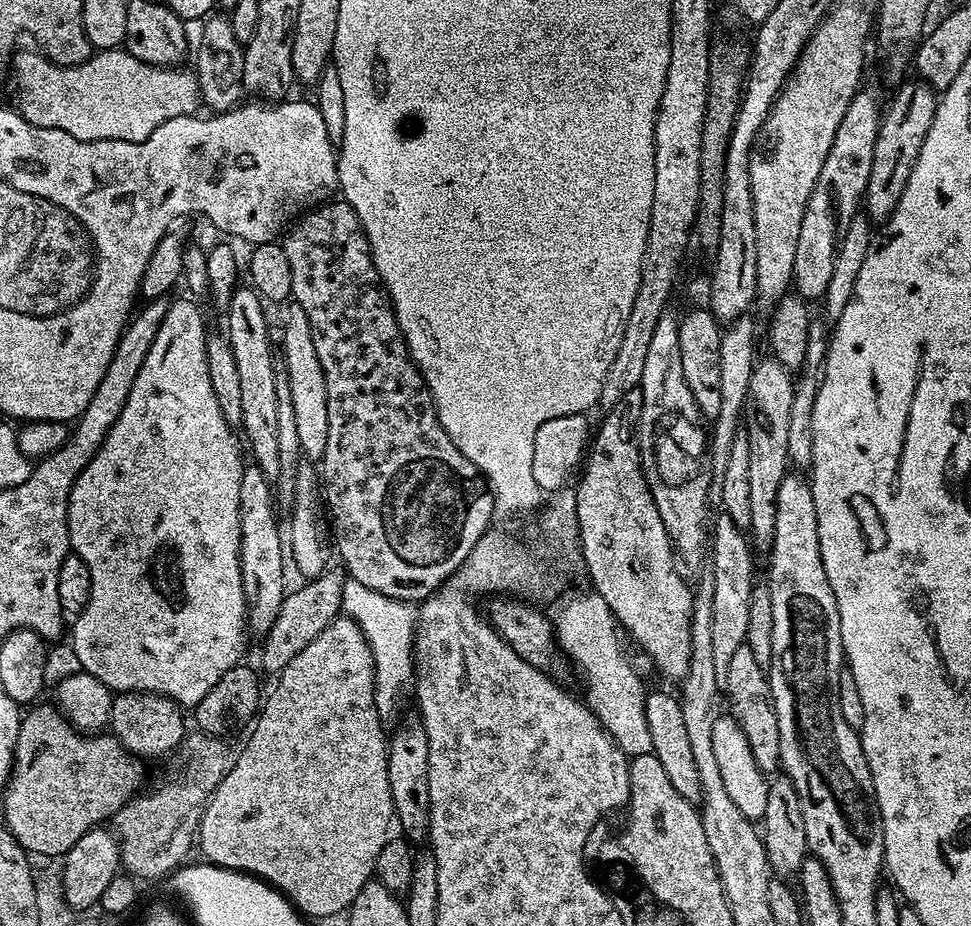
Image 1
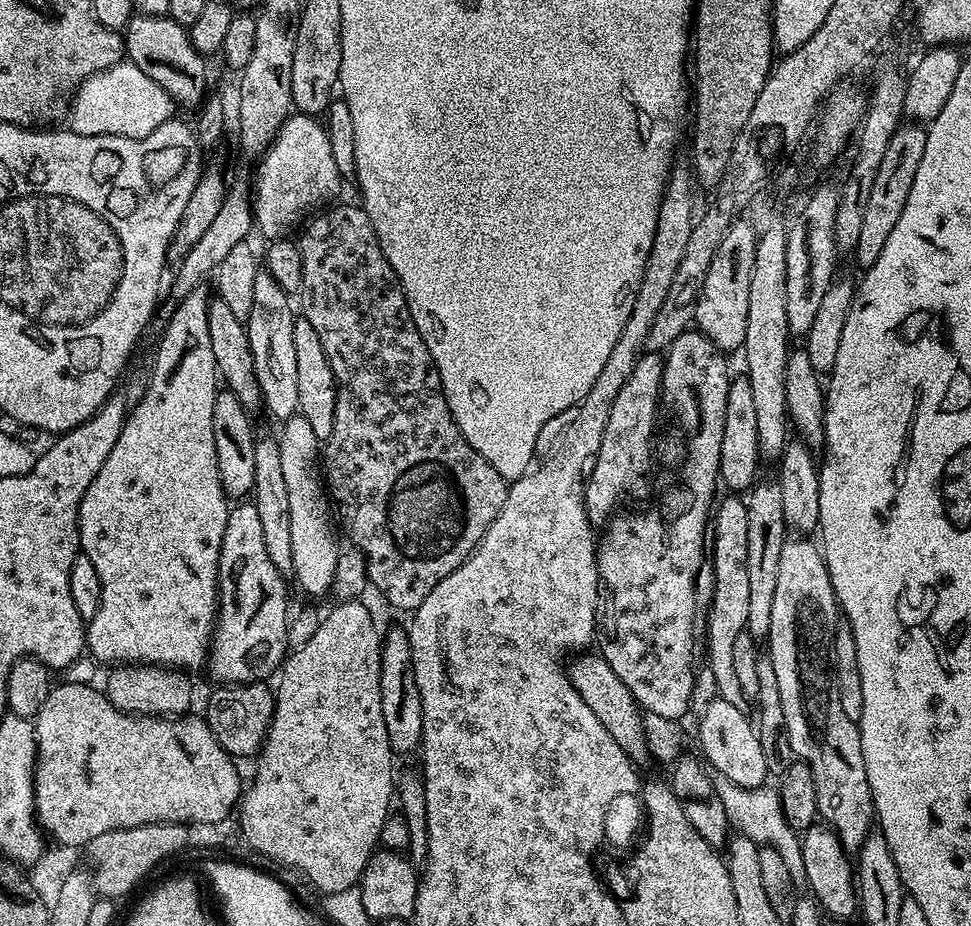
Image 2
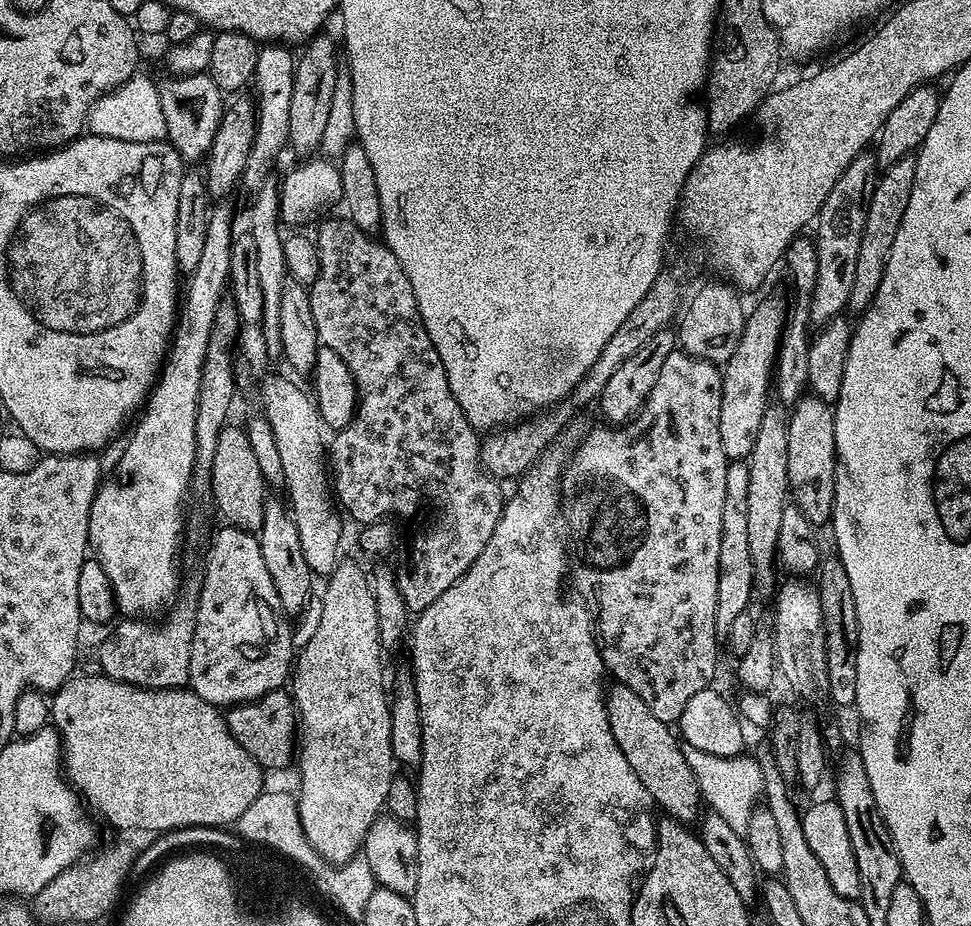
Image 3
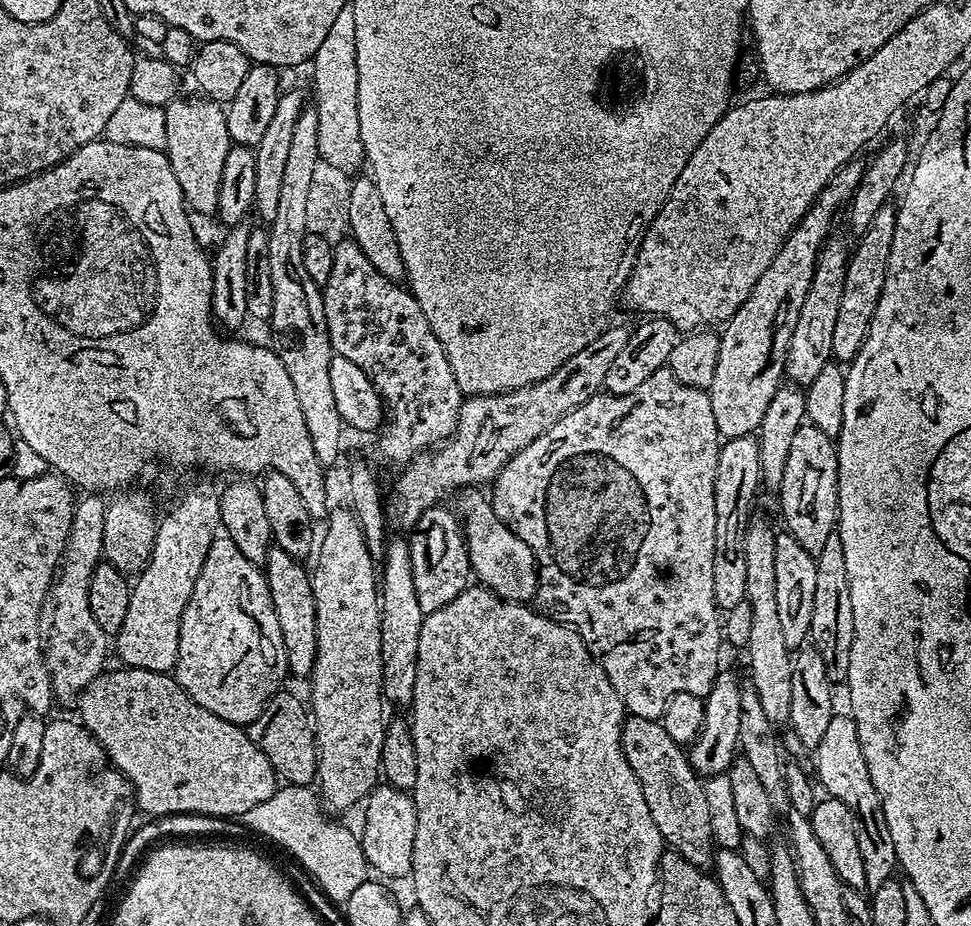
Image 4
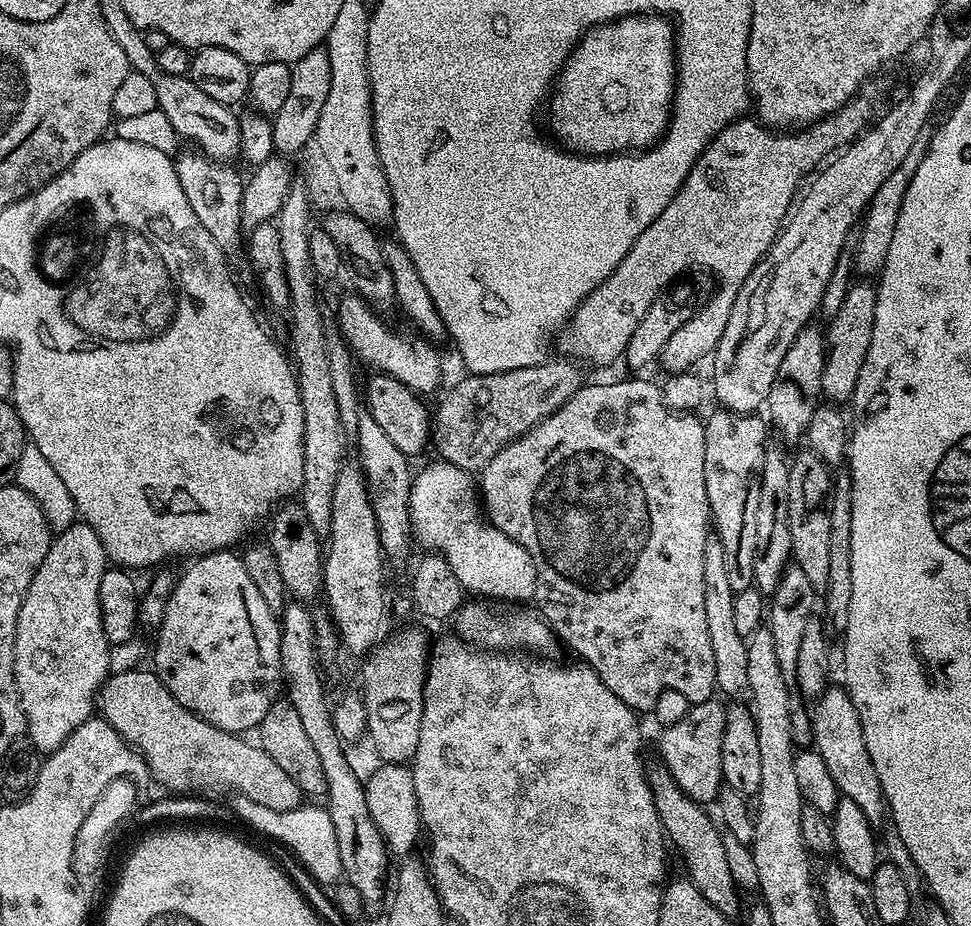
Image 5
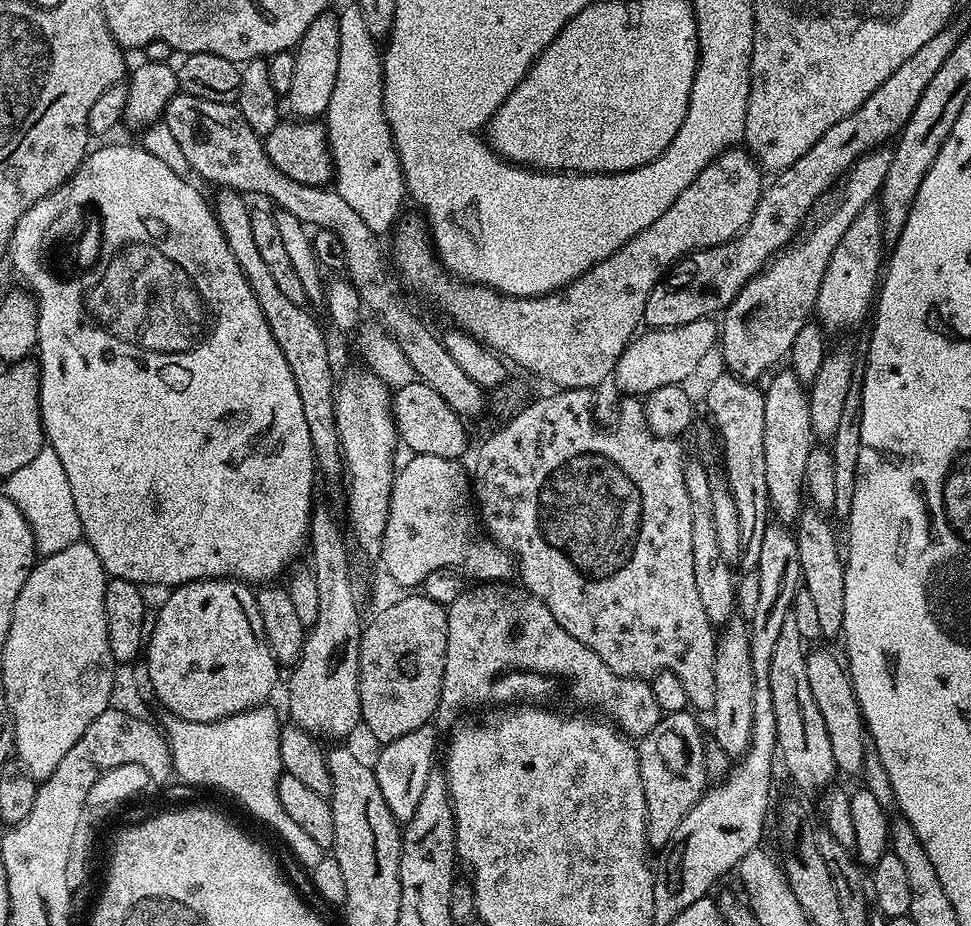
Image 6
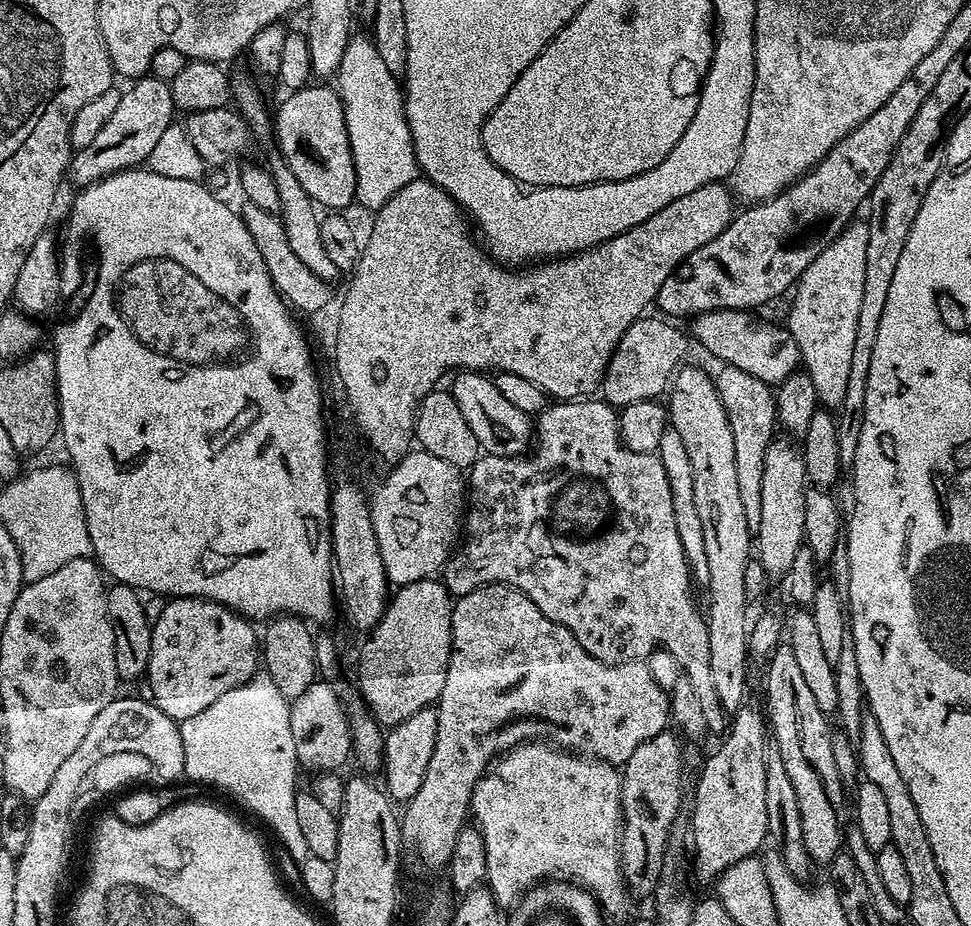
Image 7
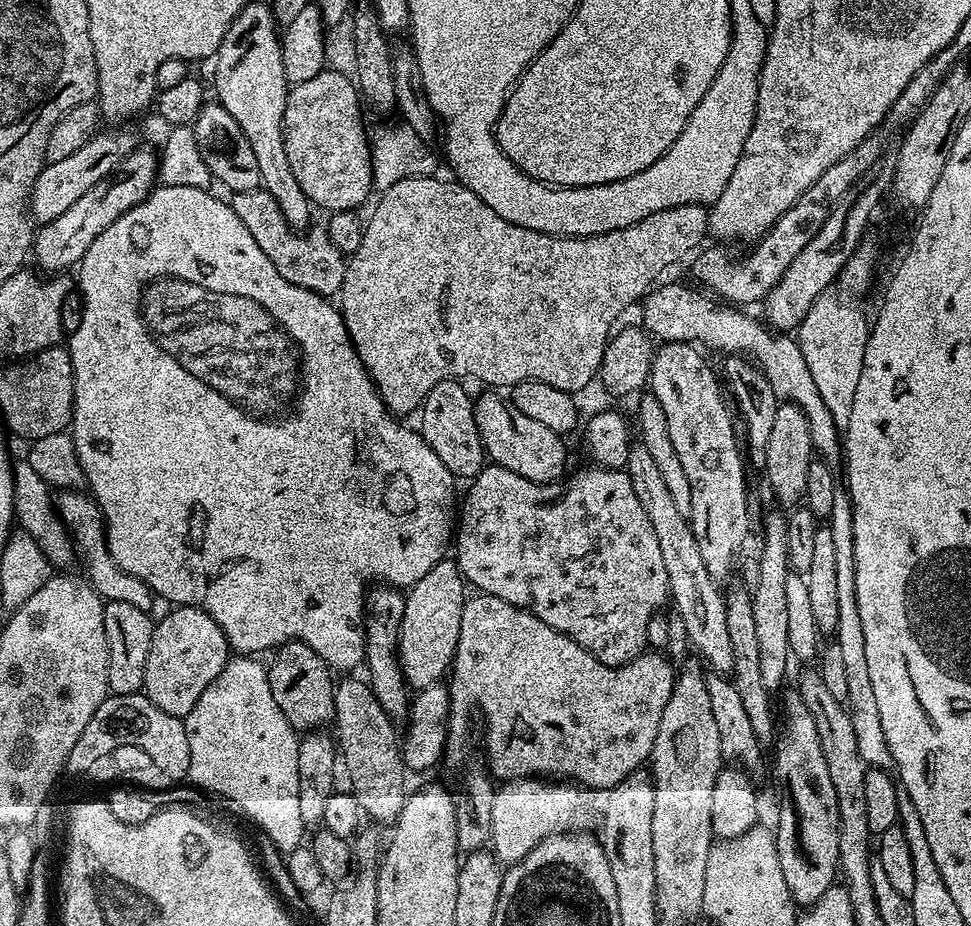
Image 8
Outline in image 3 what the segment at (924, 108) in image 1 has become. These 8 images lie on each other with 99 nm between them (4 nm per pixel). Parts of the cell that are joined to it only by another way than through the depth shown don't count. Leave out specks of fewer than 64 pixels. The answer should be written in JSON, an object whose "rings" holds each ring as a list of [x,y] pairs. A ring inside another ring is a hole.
{"rings":[[[909,154],[883,169],[877,175],[872,196],[868,199],[866,227],[862,229],[862,242],[858,249],[858,263],[854,273],[854,286],[850,290],[849,313],[862,314],[870,306],[882,274],[886,274],[886,258],[890,258],[890,249],[894,247],[894,237],[898,235],[898,226],[902,226],[902,214],[906,214],[906,205],[910,202],[910,190],[914,190],[916,157]]]}

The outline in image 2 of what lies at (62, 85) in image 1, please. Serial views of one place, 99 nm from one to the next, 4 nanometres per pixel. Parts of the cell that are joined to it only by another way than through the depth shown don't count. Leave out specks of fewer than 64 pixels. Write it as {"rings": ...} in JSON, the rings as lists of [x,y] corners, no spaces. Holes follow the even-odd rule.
{"rings":[[[121,62],[83,81],[73,93],[68,119],[70,118],[72,122],[71,129],[82,133],[83,136],[118,136],[141,140],[158,126],[173,119],[172,111],[174,111],[174,105],[170,94],[166,94],[166,90],[162,90],[162,86],[154,82],[154,78],[146,78],[146,74],[142,74],[138,66],[134,66],[131,62]]]}

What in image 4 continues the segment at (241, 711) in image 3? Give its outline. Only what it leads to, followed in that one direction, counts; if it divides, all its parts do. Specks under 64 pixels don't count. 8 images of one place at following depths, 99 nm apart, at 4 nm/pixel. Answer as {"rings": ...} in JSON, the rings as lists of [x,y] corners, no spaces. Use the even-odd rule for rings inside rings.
{"rings":[[[287,690],[276,692],[258,719],[247,725],[246,731],[262,754],[270,758],[270,766],[274,766],[281,781],[292,786],[308,786],[317,779],[320,755],[316,749],[316,729],[305,701],[303,704],[294,693]]]}

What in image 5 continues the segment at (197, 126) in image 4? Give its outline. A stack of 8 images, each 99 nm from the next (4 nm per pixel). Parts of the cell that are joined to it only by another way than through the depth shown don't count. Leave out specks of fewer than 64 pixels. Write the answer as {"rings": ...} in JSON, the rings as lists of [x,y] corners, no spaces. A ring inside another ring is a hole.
{"rings":[[[199,150],[181,151],[175,157],[178,182],[182,182],[182,194],[186,194],[186,202],[190,202],[190,210],[194,210],[198,222],[206,226],[210,238],[214,238],[225,257],[232,258],[242,248],[242,194],[245,181],[227,163],[212,160]]]}

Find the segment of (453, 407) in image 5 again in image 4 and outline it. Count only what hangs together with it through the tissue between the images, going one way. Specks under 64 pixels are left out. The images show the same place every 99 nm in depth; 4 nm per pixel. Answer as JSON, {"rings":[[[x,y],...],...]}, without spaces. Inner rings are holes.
{"rings":[[[620,324],[617,328],[605,327],[594,342],[590,342],[578,354],[574,354],[574,358],[562,362],[562,366],[558,366],[558,370],[554,370],[554,374],[550,374],[550,378],[542,378],[530,386],[522,386],[509,392],[467,397],[461,406],[457,426],[452,436],[435,450],[420,451],[407,462],[403,469],[405,472],[396,482],[396,501],[393,504],[391,502],[391,511],[392,508],[396,511],[396,516],[402,523],[415,526],[425,511],[437,507],[439,500],[436,499],[447,488],[459,490],[473,486],[485,486],[484,484],[491,485],[502,470],[502,466],[506,466],[506,462],[510,458],[514,458],[514,454],[518,454],[518,450],[526,450],[526,446],[530,446],[530,442],[534,442],[534,438],[542,438],[542,434],[546,434],[546,430],[550,430],[550,426],[554,426],[554,422],[558,422],[558,418],[566,418],[566,414],[578,410],[578,406],[582,406],[582,402],[594,398],[603,389],[606,382],[606,370],[610,370],[614,358],[618,358],[618,354],[622,354],[622,346],[626,346],[630,337],[632,337],[632,328],[629,325]]]}

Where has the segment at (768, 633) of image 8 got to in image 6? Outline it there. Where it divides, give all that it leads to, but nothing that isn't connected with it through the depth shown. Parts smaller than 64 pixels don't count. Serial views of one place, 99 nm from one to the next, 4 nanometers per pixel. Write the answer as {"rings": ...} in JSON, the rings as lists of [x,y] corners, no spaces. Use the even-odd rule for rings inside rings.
{"rings":[[[791,370],[779,372],[771,377],[773,380],[764,392],[766,430],[762,433],[762,450],[766,457],[766,490],[771,513],[779,523],[792,526],[806,504],[806,458],[810,458],[814,437],[807,391]]]}

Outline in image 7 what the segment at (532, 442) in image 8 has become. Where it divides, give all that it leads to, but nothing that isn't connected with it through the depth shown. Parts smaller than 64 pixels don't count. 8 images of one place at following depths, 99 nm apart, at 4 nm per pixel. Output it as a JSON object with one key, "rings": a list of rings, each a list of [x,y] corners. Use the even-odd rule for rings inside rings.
{"rings":[[[459,371],[453,375],[450,391],[462,418],[469,423],[470,430],[478,438],[481,449],[491,456],[518,456],[523,455],[531,445],[534,428],[531,417],[524,411],[511,405],[499,393],[495,381],[485,373]]]}

